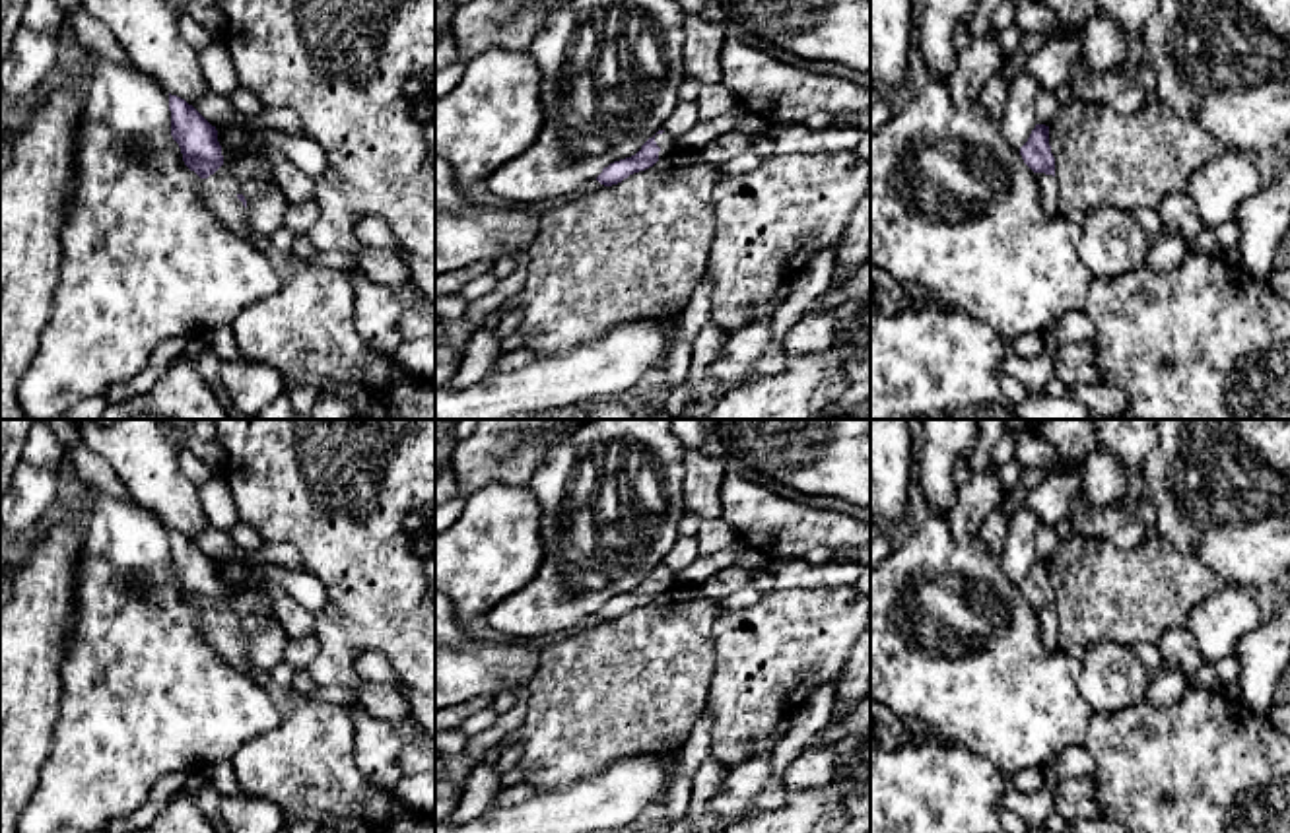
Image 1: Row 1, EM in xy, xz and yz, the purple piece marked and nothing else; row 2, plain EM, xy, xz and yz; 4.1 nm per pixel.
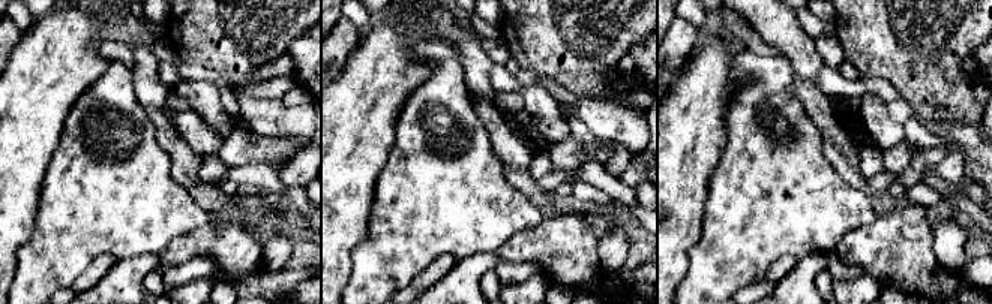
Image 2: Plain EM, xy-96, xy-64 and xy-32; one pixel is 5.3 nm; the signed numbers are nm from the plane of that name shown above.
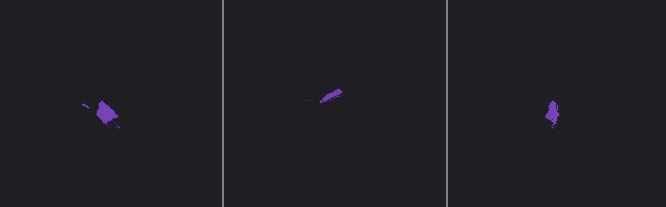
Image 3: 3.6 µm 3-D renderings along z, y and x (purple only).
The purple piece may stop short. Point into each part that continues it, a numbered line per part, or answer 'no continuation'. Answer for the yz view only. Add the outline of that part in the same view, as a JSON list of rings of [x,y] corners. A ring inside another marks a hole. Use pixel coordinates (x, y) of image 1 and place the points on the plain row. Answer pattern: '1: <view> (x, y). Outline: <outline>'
1: yz (1048, 620). Outline: [[[1035,608],[1039,621],[1039,637],[1047,649],[1061,647],[1059,619],[1053,610]]]

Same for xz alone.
1: xz (667, 577). Outline: [[[668,567],[657,569],[657,571],[655,571],[655,577],[657,577],[657,581],[661,583],[659,594],[670,590],[672,586],[678,586],[678,584],[676,584],[676,573],[670,571]]]

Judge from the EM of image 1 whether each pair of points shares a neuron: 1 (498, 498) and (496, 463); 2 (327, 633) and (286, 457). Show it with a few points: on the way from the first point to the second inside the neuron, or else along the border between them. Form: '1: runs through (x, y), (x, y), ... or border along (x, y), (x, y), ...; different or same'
1: border along (527, 484), (482, 484), (465, 499); different
2: border along (302, 569), (307, 569), (321, 581), (327, 600); different

